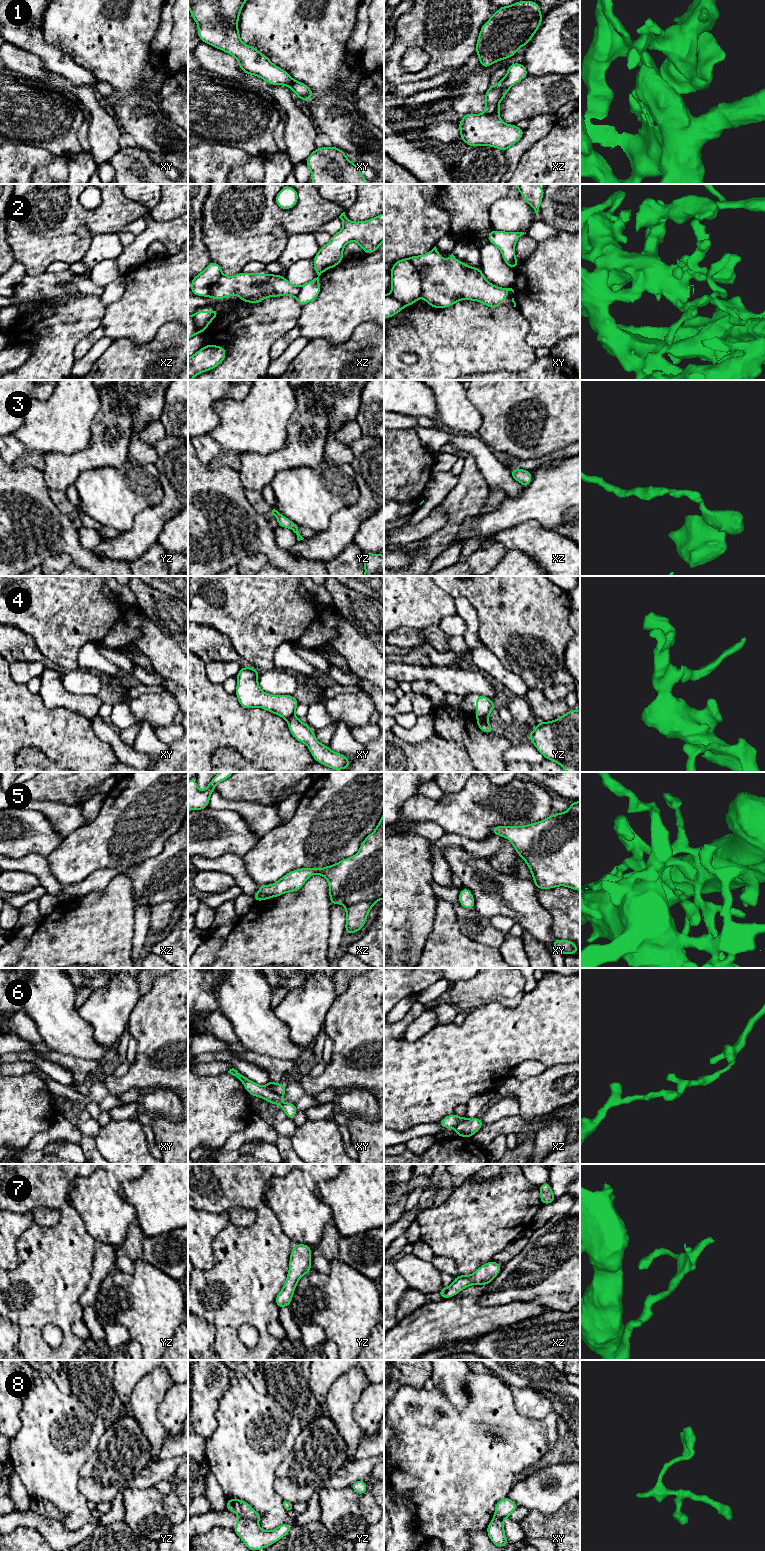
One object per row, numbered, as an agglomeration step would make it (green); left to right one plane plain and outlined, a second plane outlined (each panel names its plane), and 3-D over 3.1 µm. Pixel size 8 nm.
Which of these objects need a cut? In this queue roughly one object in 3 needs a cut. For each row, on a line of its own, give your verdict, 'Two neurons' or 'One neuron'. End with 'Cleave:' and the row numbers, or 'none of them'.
1: One neuron
2: One neuron
3: One neuron
4: Two neurons
5: One neuron
6: Two neurons
7: One neuron
8: Two neurons
Cleave: 4, 6, 8

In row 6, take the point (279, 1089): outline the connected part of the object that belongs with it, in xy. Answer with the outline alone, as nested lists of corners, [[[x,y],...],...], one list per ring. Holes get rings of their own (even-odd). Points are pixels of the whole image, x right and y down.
[[[269,1080],[266,1087],[269,1088],[273,1093],[275,1093],[281,1097],[286,1094],[285,1083],[276,1084],[272,1080]]]

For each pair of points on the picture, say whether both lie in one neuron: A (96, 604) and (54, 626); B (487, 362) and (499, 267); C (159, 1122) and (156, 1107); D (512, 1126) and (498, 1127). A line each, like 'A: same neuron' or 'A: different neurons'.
A: same neuron
B: different neurons
C: different neurons
D: same neuron

